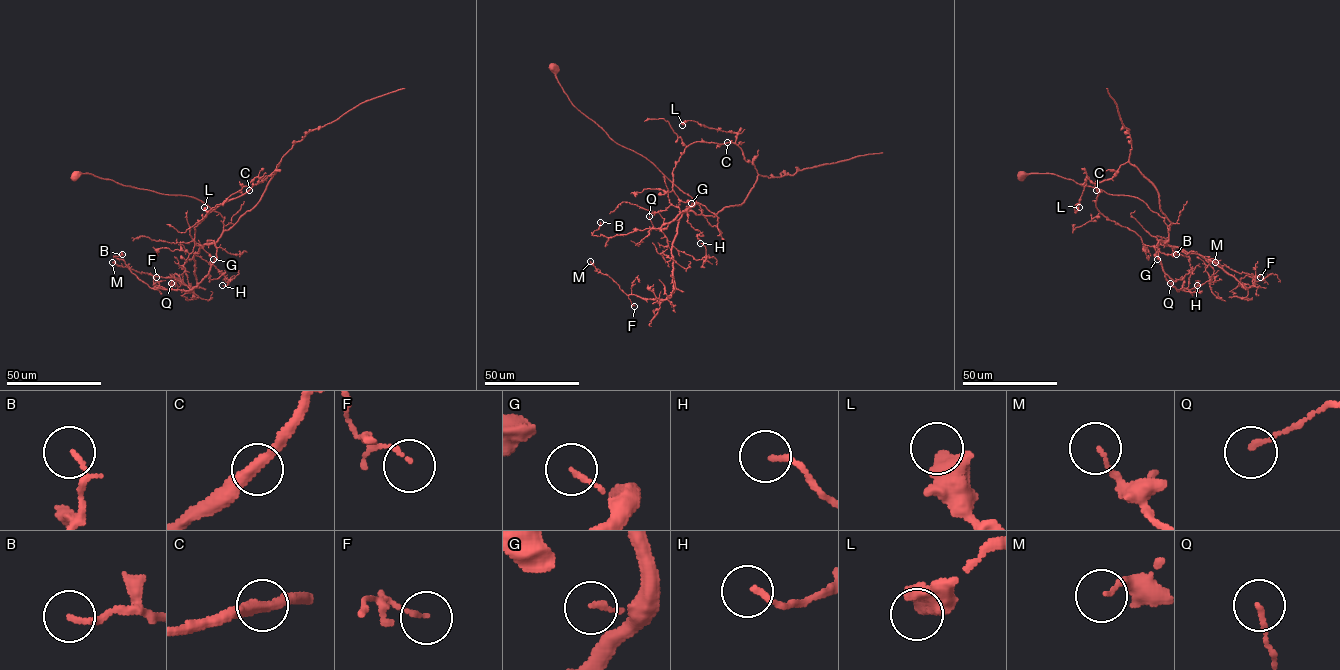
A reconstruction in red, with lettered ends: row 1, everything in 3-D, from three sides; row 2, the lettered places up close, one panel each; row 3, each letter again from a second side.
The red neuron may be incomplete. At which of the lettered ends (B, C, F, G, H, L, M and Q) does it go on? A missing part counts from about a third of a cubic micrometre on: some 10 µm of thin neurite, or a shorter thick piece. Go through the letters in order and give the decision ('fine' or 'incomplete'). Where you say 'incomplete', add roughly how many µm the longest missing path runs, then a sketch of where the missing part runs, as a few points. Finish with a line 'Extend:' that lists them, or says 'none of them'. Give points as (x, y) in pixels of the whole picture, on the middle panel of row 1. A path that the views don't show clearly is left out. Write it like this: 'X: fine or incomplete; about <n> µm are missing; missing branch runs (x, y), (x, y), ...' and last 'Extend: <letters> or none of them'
B: fine
C: fine
F: fine
G: fine
H: fine
L: fine
M: fine
Q: fine
Extend: none of them

